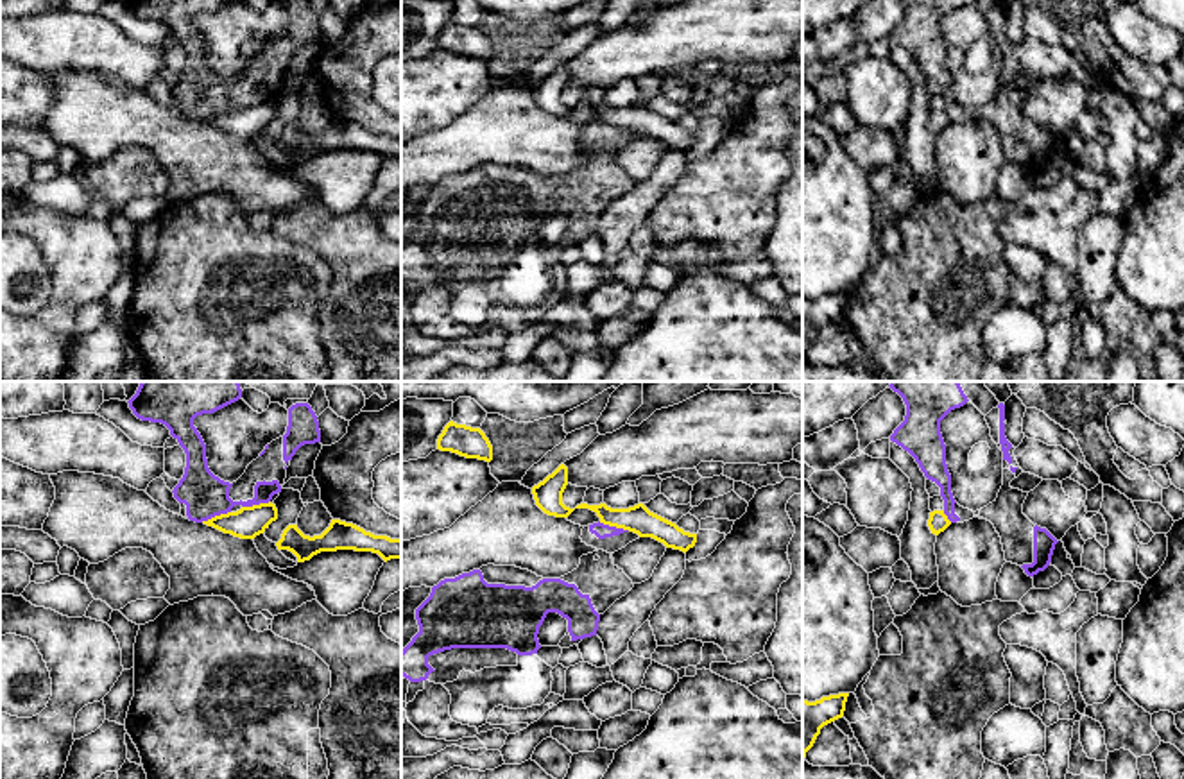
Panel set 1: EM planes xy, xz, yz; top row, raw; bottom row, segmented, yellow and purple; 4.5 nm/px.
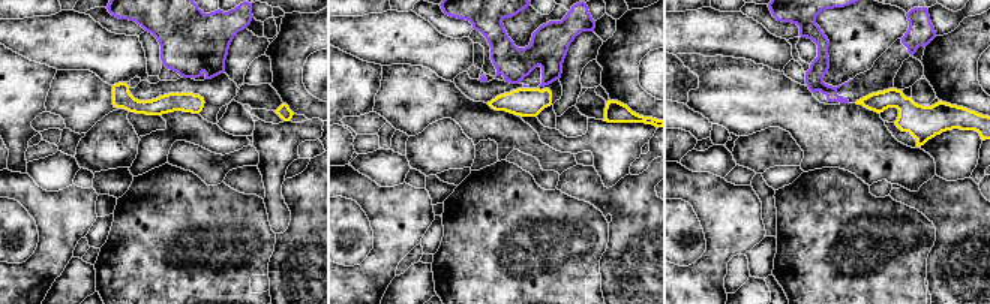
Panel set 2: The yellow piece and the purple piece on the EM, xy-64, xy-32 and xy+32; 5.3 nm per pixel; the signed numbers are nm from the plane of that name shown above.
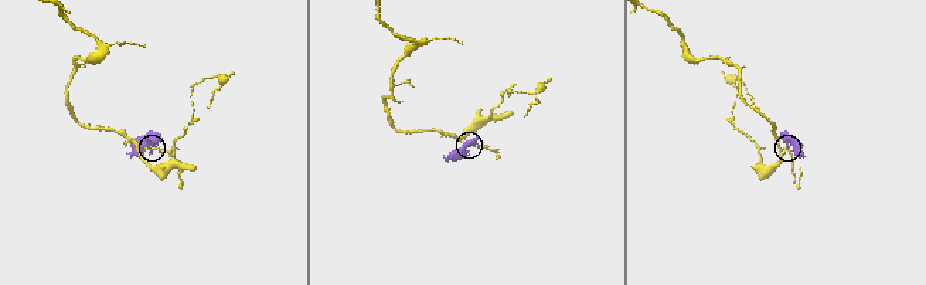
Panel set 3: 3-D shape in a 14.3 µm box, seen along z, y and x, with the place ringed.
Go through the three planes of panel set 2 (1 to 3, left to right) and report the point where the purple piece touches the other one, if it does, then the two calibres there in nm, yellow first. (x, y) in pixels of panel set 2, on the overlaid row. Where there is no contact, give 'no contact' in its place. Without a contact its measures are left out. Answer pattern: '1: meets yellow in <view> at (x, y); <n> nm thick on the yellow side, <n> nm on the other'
1: no contact
2: no contact
3: no contact

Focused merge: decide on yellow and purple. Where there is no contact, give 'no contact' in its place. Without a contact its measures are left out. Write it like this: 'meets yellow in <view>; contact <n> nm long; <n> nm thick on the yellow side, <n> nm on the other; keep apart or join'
meets yellow in xz; contact 150 nm long; 120 nm thick on the yellow side, 70 nm on the other; keep apart

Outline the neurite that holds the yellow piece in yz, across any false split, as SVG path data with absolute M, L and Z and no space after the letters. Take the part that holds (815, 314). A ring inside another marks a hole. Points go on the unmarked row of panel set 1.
M849 292L822 295L808 301L802 297L802 356L813 346L820 328L844 315Z

